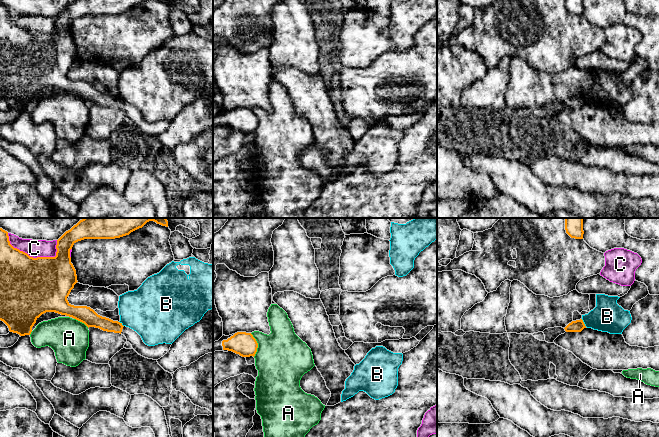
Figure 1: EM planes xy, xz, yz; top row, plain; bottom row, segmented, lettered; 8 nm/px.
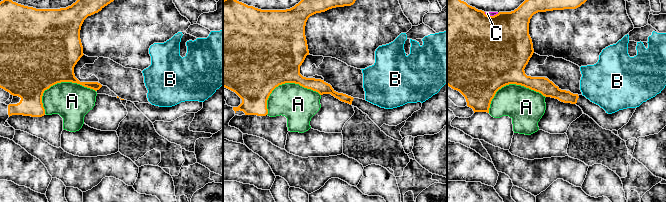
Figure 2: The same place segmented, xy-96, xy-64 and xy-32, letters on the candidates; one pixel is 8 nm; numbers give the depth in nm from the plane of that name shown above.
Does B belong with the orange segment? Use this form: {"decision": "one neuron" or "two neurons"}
{"decision": "two neurons"}

